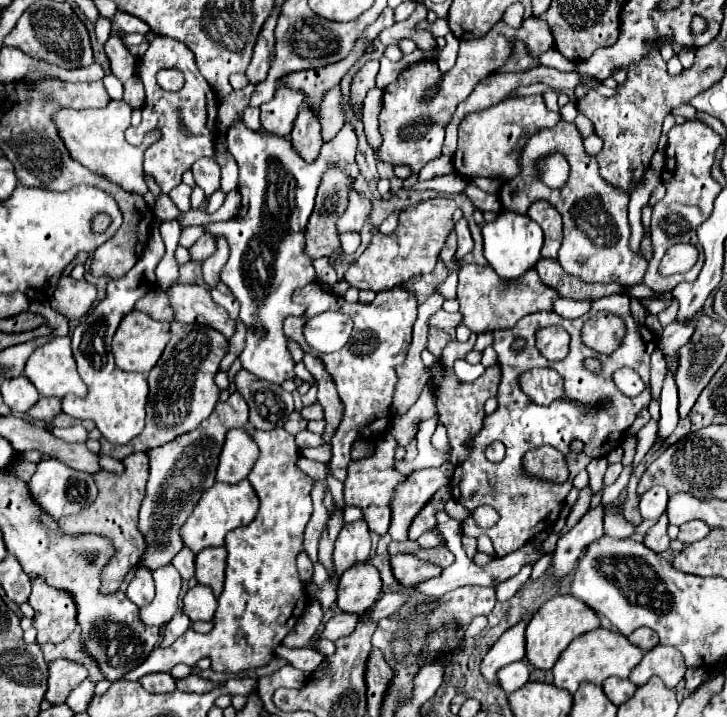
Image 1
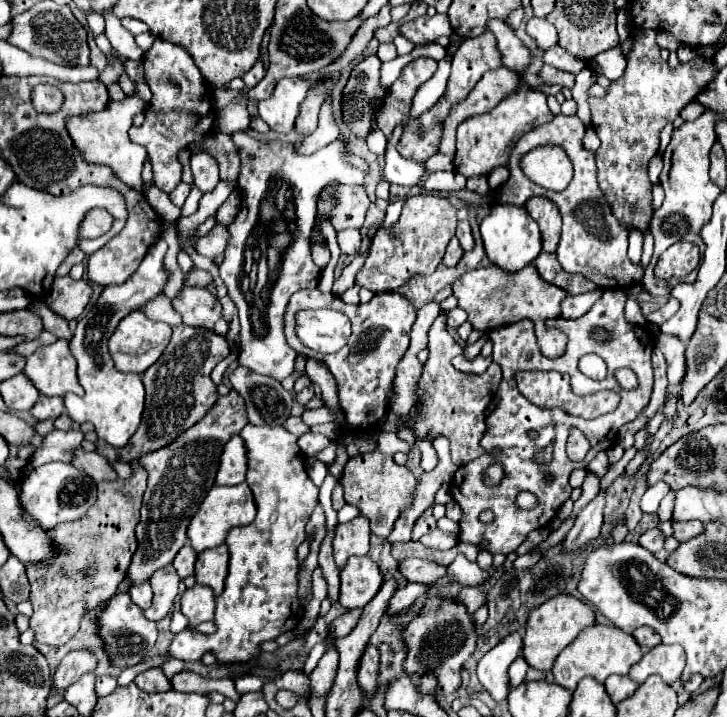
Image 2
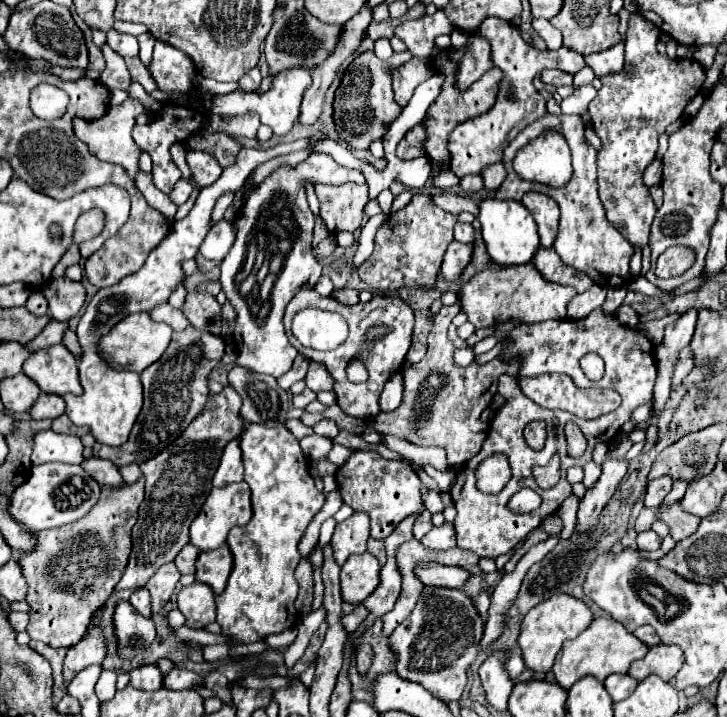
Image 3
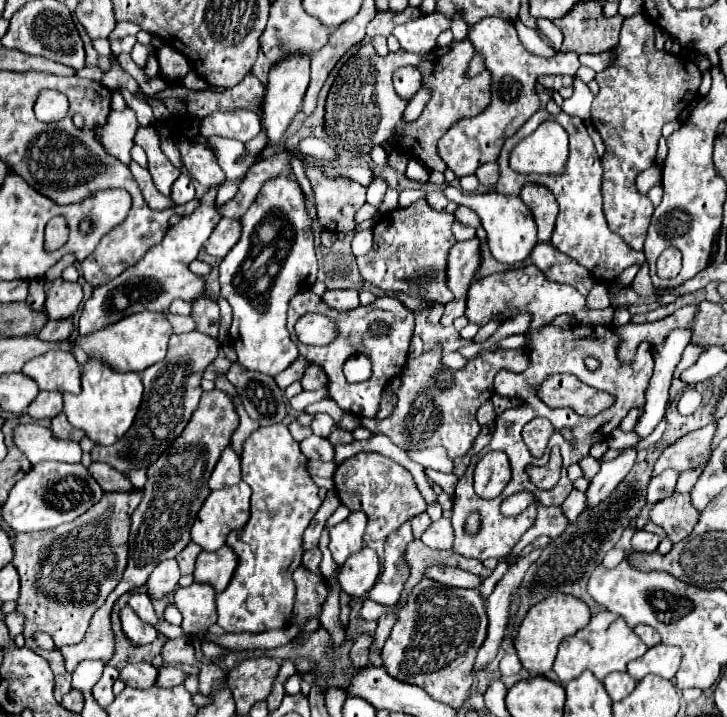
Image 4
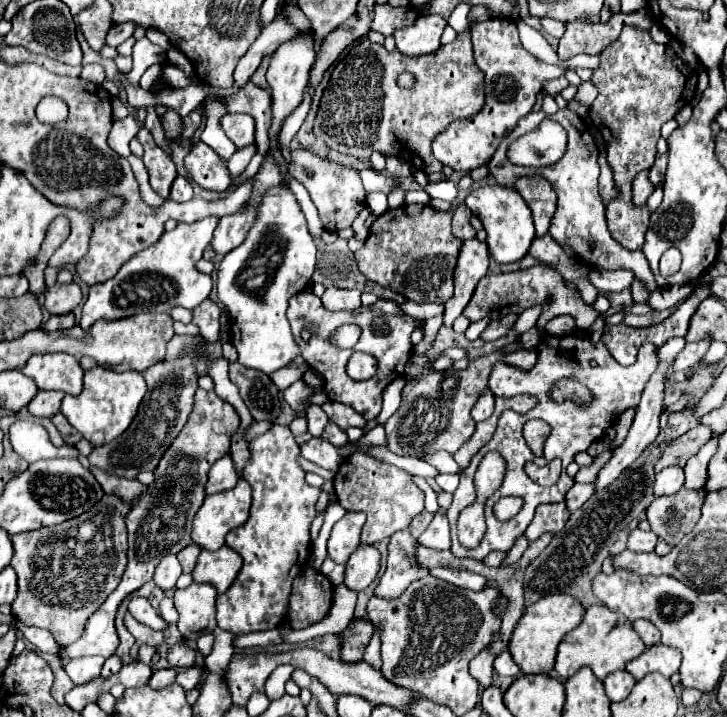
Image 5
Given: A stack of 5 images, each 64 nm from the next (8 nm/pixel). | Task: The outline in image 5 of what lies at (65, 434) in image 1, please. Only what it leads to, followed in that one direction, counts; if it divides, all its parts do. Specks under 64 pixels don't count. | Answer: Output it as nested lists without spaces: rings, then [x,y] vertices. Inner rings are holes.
[[[18,420],[10,426],[10,444],[26,462],[78,456],[78,450],[74,446],[64,444],[62,448],[56,448],[48,440],[48,432],[44,430],[44,426],[30,420]]]

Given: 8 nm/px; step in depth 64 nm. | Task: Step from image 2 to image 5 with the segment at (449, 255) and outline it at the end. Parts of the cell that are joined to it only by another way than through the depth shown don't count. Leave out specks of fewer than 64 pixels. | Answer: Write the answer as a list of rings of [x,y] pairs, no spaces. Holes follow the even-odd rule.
[[[476,238],[464,240],[458,256],[458,264],[454,270],[454,296],[444,304],[444,324],[450,326],[470,302],[470,296],[480,282],[480,278],[488,272],[488,248],[486,242],[478,242]],[[499,350],[490,352],[488,356],[474,359],[468,368],[462,371],[448,368],[444,372],[434,372],[430,366],[426,366],[426,356],[412,356],[406,364],[406,376],[416,378],[414,382],[406,382],[402,392],[402,404],[388,418],[386,426],[386,442],[388,450],[398,456],[414,456],[424,458],[432,452],[446,450],[450,454],[456,454],[458,448],[472,436],[476,422],[470,416],[470,410],[476,402],[476,396],[488,387],[488,378],[492,366],[498,360],[504,360],[512,366],[530,370],[538,354],[534,350],[518,350],[512,354],[502,354]]]

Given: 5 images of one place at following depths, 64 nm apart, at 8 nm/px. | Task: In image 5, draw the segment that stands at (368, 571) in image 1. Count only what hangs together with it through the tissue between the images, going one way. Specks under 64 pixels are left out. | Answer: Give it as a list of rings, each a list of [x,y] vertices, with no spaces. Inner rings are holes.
[[[360,544],[356,552],[352,552],[348,564],[346,564],[346,574],[344,574],[344,584],[350,590],[364,590],[370,586],[374,576],[380,570],[380,550],[370,546],[370,544]]]

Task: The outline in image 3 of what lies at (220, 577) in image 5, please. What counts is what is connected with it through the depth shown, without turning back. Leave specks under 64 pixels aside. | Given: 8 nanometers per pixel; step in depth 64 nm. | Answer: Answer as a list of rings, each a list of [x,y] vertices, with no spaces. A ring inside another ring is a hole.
[[[226,544],[216,550],[200,552],[196,560],[196,580],[208,584],[216,594],[222,594],[226,588],[228,576],[232,572],[232,552]]]

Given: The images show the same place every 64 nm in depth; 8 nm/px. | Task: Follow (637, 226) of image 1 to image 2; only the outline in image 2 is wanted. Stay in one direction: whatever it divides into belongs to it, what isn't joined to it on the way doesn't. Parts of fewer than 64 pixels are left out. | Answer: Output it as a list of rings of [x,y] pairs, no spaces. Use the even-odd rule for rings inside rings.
[[[632,230],[629,233],[628,257],[634,264],[639,264],[642,254],[642,234]]]

